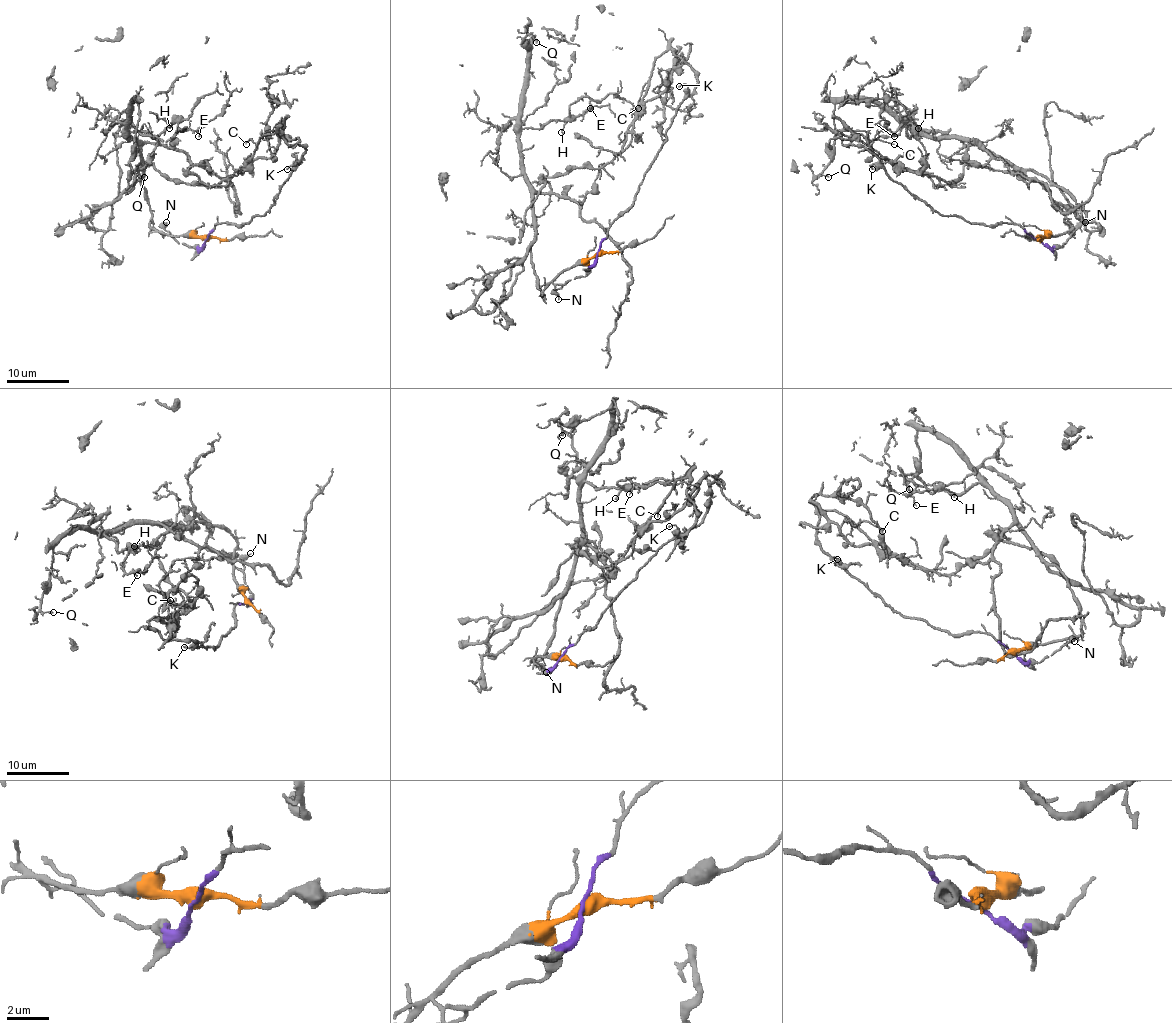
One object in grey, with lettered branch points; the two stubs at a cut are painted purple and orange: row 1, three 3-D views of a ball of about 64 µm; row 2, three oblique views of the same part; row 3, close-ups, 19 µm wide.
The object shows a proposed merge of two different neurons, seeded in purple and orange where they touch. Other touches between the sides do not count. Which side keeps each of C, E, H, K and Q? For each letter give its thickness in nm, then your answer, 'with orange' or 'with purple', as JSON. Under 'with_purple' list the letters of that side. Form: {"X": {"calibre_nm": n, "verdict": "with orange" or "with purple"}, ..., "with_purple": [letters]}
{"C": {"calibre_nm": 110, "verdict": "with purple"}, "E": {"calibre_nm": 100, "verdict": "with orange"}, "H": {"calibre_nm": 130, "verdict": "with orange"}, "K": {"calibre_nm": 100, "verdict": "with purple"}, "Q": {"calibre_nm": 140, "verdict": "with orange"}, "with_purple": ["C", "K"]}

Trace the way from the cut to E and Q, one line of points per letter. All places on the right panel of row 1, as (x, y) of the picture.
E: (1038, 240), (1081, 224), (1078, 204), (1045, 177), (957, 138), (908, 136), (905, 122), (883, 130), (894, 136)
Q: (1038, 240), (1081, 224), (1078, 204), (1045, 177), (957, 138), (903, 127), (872, 102), (834, 105), (828, 177)

